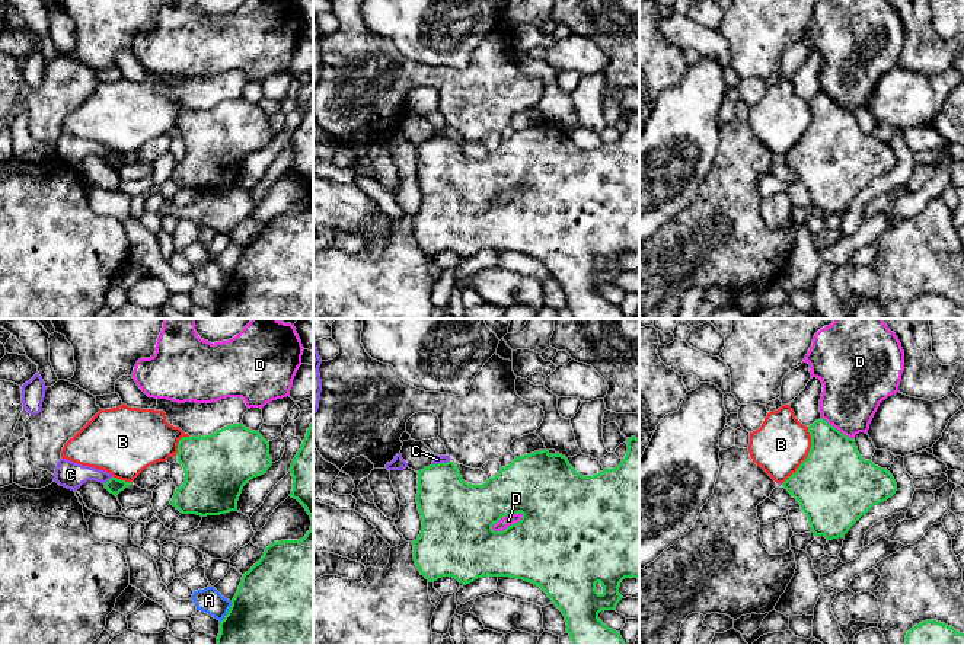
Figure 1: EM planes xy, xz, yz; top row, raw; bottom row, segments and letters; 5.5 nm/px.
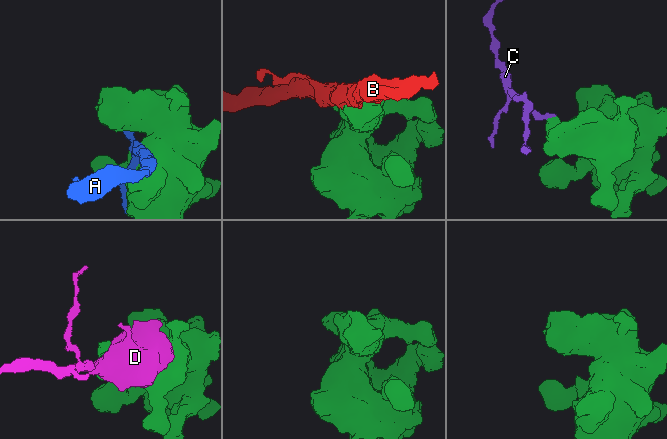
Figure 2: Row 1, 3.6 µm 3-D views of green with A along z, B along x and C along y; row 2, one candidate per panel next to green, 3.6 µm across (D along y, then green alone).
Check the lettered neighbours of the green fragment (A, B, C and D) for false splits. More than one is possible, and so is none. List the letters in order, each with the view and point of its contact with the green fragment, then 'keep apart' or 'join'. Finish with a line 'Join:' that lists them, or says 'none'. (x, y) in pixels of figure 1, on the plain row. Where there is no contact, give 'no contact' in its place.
A: meets green in xy at (227, 286); keep apart
B: meets green in yz at (807, 130); keep apart
C: meets green in xz at (440, 137); keep apart
D: meets green in xz at (506, 190); keep apart
Join: none

